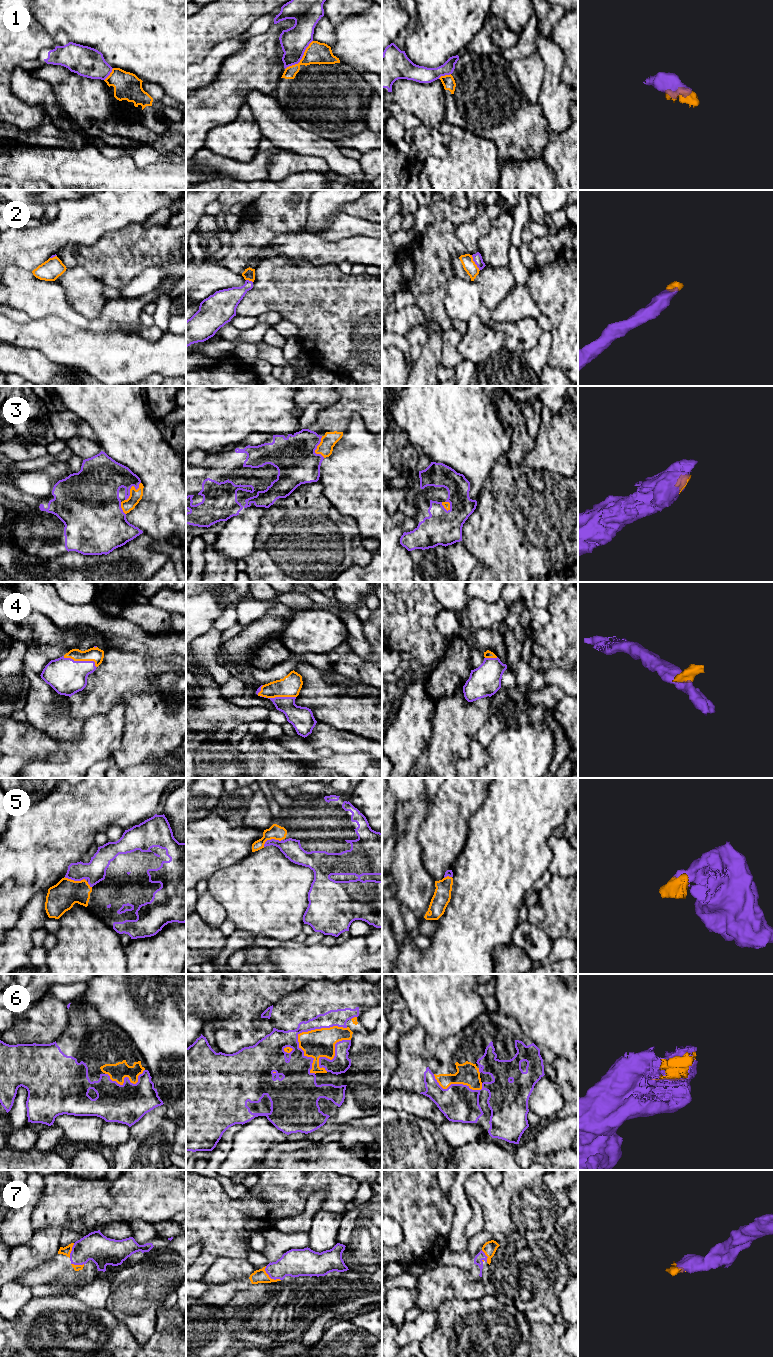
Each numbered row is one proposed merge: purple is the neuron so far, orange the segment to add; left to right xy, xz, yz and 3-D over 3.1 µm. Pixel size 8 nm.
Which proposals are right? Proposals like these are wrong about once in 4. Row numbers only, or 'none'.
2, 3, 4, 5, 6, 7

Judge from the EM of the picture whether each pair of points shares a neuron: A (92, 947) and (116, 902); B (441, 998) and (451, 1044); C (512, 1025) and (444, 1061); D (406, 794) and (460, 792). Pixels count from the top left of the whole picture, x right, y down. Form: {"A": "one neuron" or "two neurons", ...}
{"A": "two neurons", "B": "two neurons", "C": "one neuron", "D": "two neurons"}

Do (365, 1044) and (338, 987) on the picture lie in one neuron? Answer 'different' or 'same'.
different

